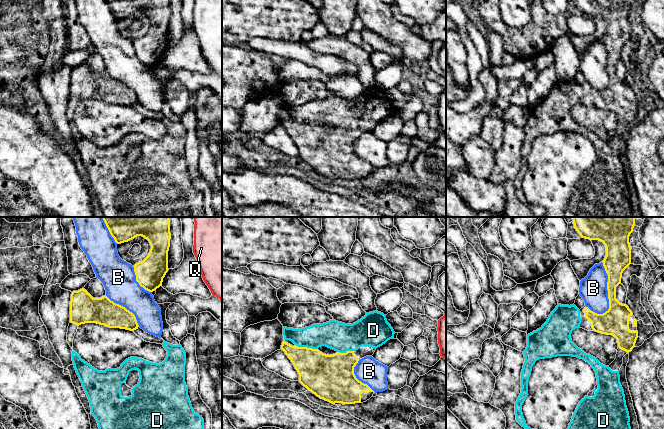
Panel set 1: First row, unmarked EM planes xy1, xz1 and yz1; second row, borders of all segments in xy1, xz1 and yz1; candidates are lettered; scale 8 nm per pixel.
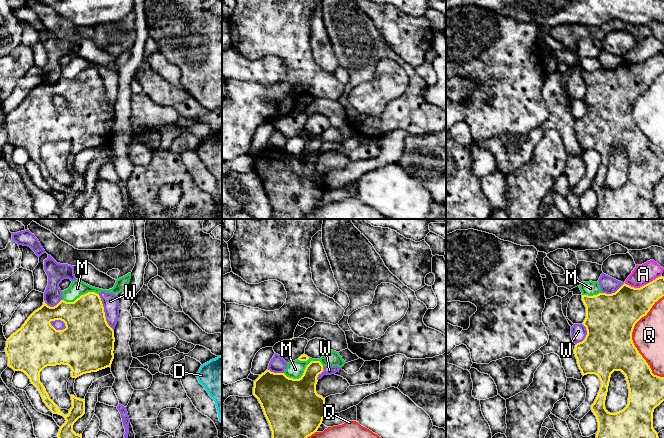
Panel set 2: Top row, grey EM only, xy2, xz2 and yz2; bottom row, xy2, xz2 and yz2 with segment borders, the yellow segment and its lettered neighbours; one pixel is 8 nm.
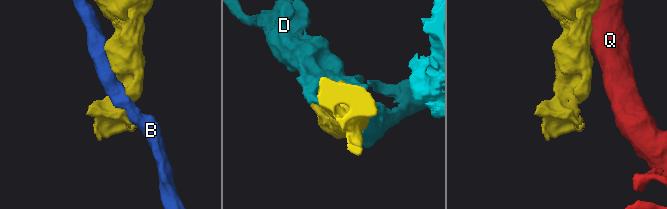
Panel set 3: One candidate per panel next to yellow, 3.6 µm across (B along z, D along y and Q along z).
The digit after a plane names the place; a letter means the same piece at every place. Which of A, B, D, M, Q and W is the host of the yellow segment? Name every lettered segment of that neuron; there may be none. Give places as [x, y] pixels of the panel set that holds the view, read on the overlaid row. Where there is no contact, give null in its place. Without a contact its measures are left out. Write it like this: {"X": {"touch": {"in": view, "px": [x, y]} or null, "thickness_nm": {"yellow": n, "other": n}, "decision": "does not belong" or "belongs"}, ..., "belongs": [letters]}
{"A": {"touch": {"in": "yz2", "px": [642, 286]}, "thickness_nm": {"yellow": 300, "other": 160}, "decision": "does not belong"}, "B": {"touch": {"in": "yz1", "px": [608, 291]}, "thickness_nm": {"yellow": 220, "other": 220}, "decision": "does not belong"}, "D": {"touch": {"in": "xz1", "px": [306, 347]}, "thickness_nm": {"yellow": 320, "other": 220}, "decision": "belongs"}, "M": {"touch": {"in": "xz2", "px": [304, 371]}, "thickness_nm": {"yellow": 360, "other": 140}, "decision": "does not belong"}, "Q": {"touch": {"in": "yz2", "px": [631, 337]}, "thickness_nm": {"yellow": 400, "other": 260}, "decision": "does not belong"}, "W": {"touch": {"in": "xy2", "px": [104, 312]}, "thickness_nm": {"yellow": 400, "other": 130}, "decision": "does not belong"}, "belongs": ["D"]}

